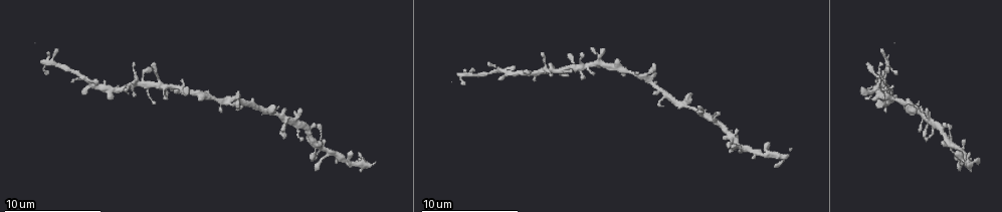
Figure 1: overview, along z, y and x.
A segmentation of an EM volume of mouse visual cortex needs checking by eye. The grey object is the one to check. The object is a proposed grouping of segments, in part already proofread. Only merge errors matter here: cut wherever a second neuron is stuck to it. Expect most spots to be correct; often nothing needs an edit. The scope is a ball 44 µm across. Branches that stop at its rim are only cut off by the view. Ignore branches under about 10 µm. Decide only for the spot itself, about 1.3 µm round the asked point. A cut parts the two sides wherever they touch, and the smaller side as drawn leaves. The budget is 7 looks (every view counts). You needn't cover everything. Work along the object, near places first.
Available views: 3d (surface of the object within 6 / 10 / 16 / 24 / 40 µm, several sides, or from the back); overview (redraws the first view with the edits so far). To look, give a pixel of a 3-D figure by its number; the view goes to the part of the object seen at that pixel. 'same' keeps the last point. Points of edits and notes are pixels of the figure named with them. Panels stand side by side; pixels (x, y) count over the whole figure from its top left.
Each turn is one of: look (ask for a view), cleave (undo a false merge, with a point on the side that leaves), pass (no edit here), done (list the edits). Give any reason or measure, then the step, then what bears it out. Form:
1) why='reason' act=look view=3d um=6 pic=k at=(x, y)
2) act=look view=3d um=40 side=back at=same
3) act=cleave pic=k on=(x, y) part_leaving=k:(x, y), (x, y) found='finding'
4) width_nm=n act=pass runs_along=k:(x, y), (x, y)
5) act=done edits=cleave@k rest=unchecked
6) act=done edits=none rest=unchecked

why='three arms meet' act=look view=3d um=10 pic=1 at=(691, 108)

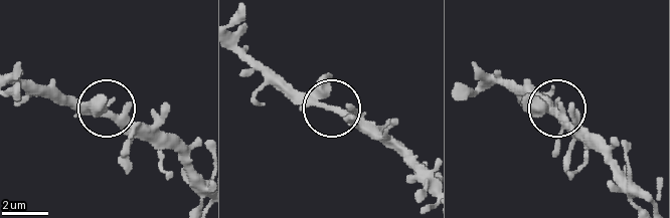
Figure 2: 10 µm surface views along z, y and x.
arms=3 act=pass found='one neuron here'

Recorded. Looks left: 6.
why='arms part here' act=look view=3d um=10 pic=1 at=(213, 100)

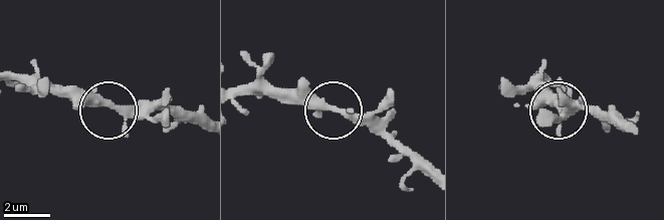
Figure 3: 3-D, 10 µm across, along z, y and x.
side_arm_um=22 act=pass found='all the same neuron'

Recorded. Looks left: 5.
why='four arms meet' act=look view=3d um=10 pic=1 at=(170, 87)

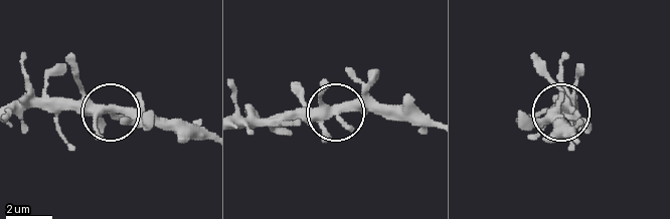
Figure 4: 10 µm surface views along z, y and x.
act=look view=3d um=10 side=back pic=4 at=(331, 113)

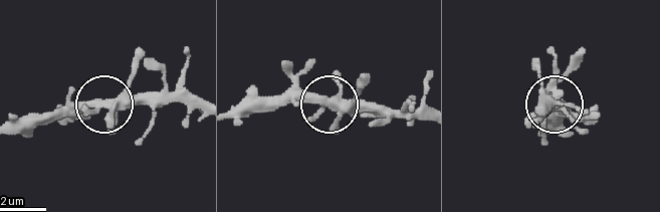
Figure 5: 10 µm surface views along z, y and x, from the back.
act=pass runs_along=5:(10, 132), (108, 102), (158, 102) found='all the same neuron'

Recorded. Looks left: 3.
act=done edits=none rest=unchecked

